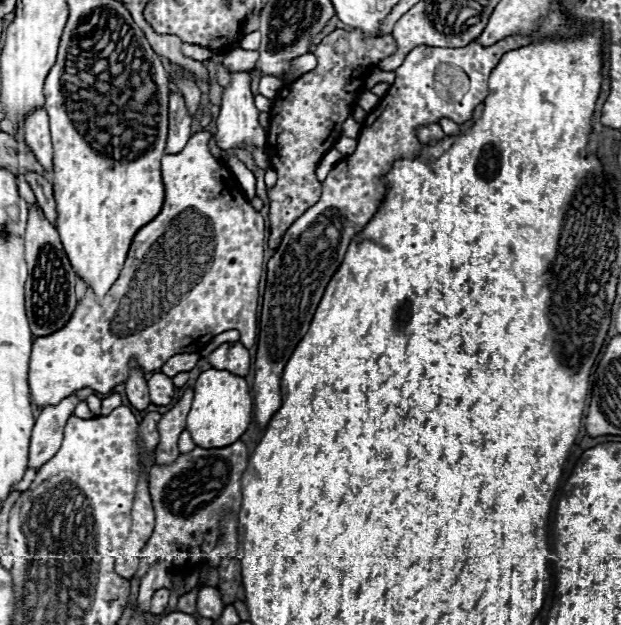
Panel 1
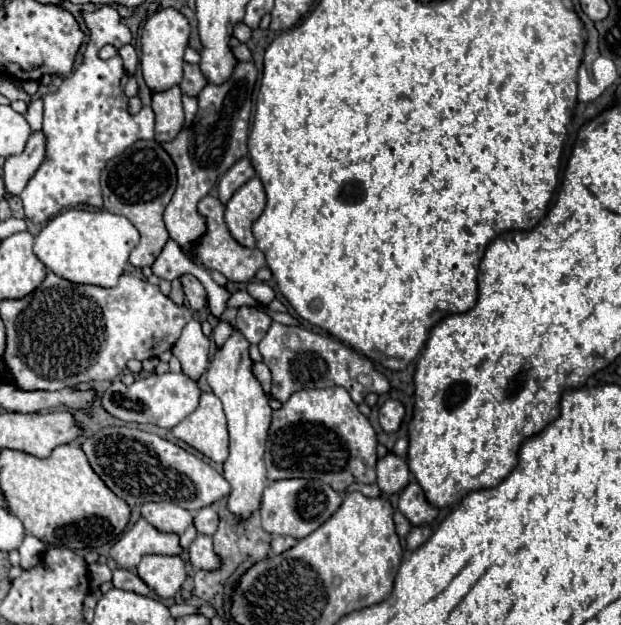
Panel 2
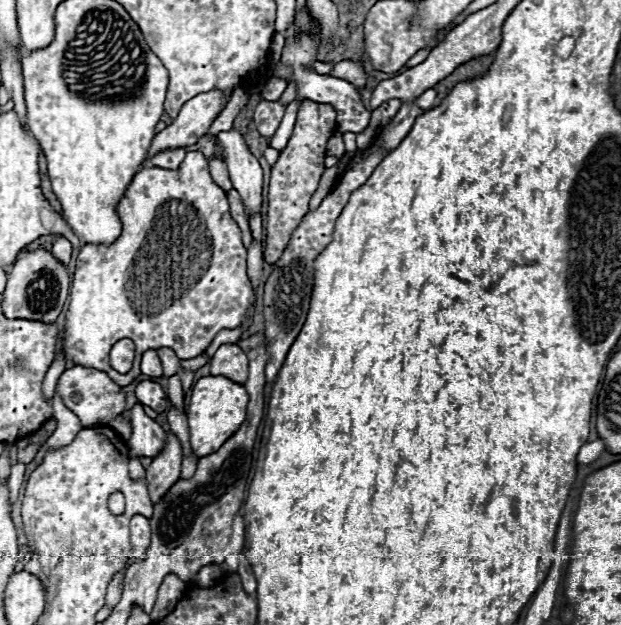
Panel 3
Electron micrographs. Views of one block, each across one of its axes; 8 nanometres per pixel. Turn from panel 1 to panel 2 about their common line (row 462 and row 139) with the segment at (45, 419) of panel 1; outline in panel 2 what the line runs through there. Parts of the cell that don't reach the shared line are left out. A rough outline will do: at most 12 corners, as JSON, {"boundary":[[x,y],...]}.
{"boundary":[[36,132],[20,156],[2,166],[6,190],[18,196],[42,164],[44,134]]}

